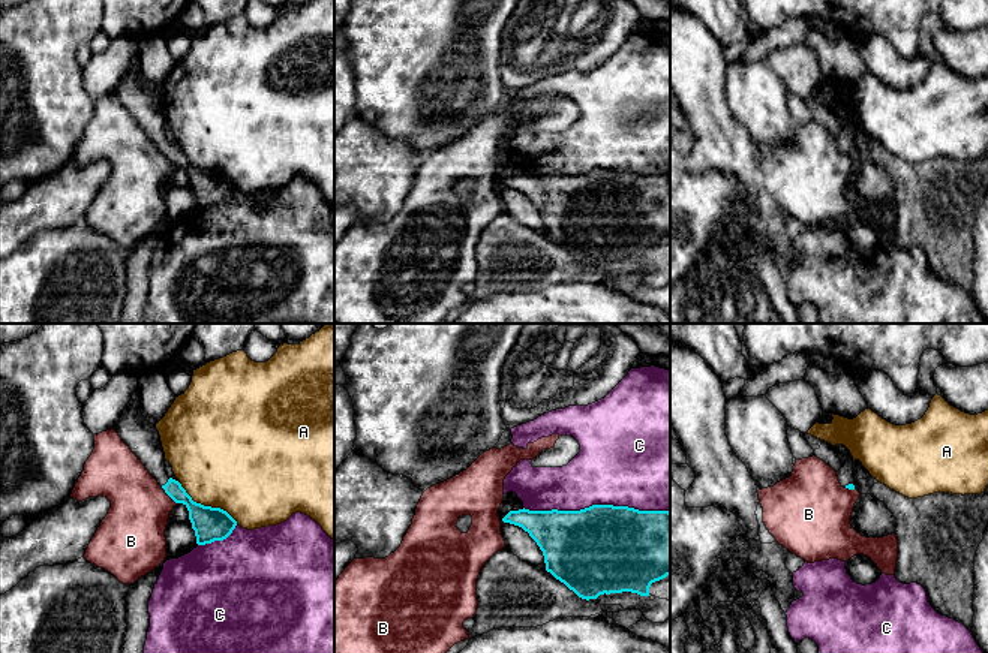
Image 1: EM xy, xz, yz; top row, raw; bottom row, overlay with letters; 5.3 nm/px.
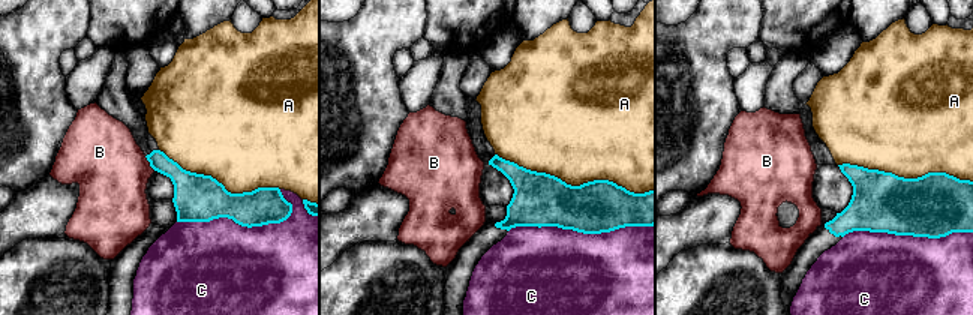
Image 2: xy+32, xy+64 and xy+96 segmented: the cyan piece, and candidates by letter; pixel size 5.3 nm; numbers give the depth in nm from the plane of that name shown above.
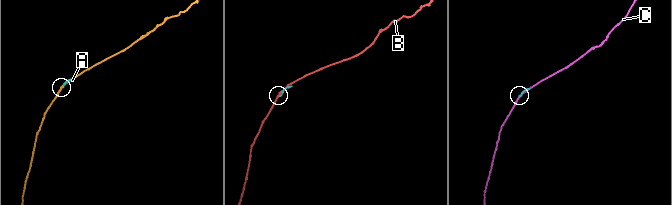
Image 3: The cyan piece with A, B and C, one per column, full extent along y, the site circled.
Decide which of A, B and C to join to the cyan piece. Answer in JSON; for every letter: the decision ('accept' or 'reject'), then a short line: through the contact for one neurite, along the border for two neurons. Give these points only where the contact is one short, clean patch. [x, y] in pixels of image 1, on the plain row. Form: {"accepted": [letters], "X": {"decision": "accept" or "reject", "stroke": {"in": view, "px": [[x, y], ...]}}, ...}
{"accepted": [], "A": {"decision": "reject"}, "B": {"decision": "reject"}, "C": {"decision": "reject"}}

